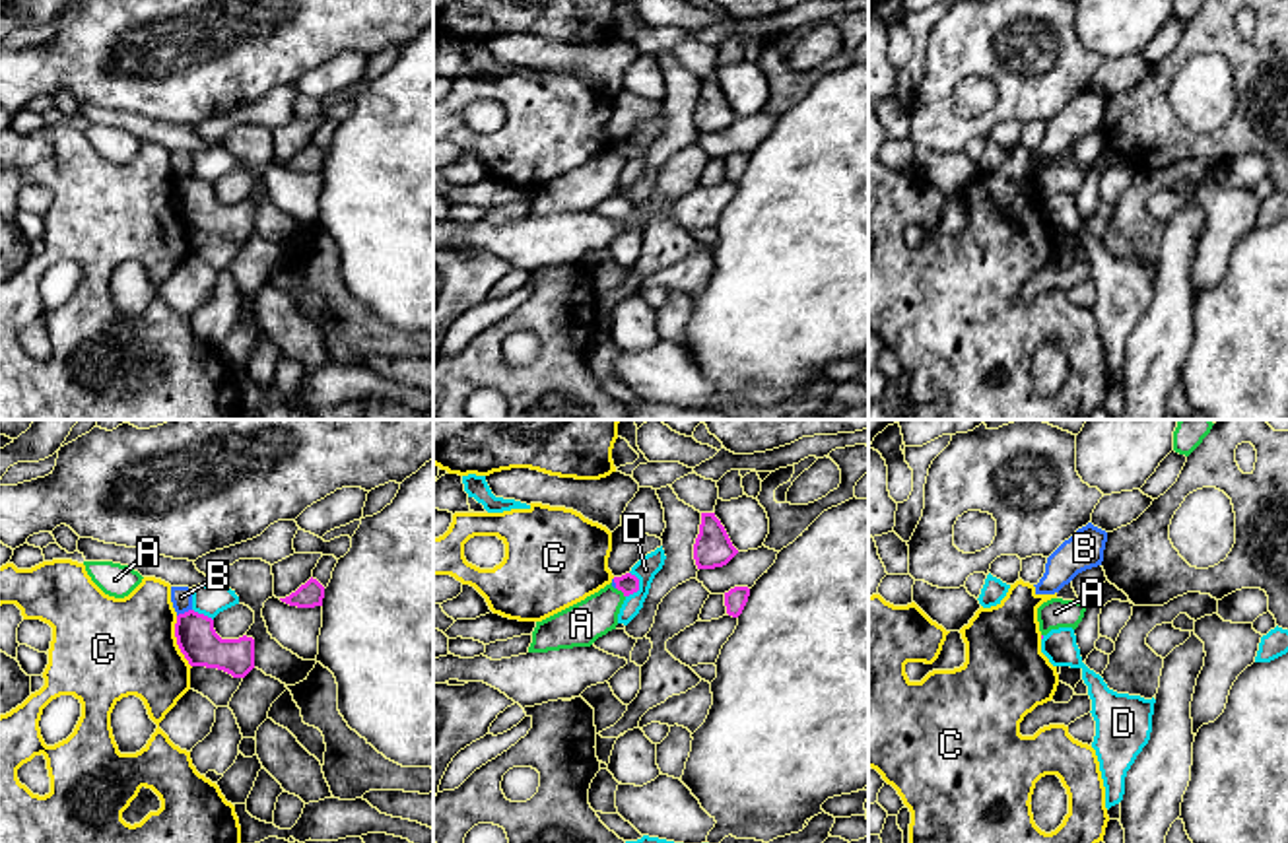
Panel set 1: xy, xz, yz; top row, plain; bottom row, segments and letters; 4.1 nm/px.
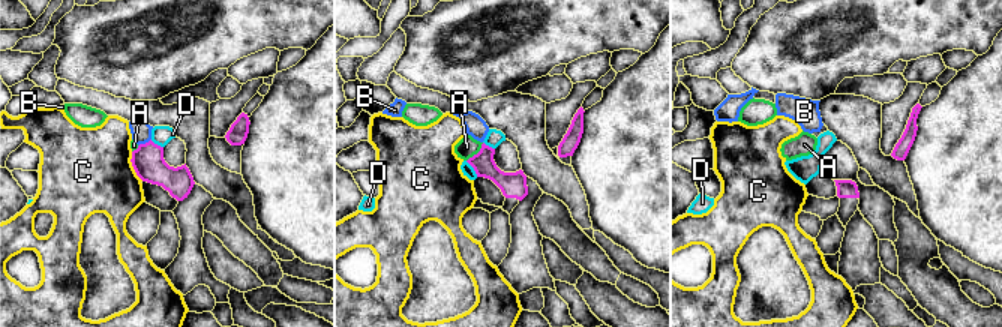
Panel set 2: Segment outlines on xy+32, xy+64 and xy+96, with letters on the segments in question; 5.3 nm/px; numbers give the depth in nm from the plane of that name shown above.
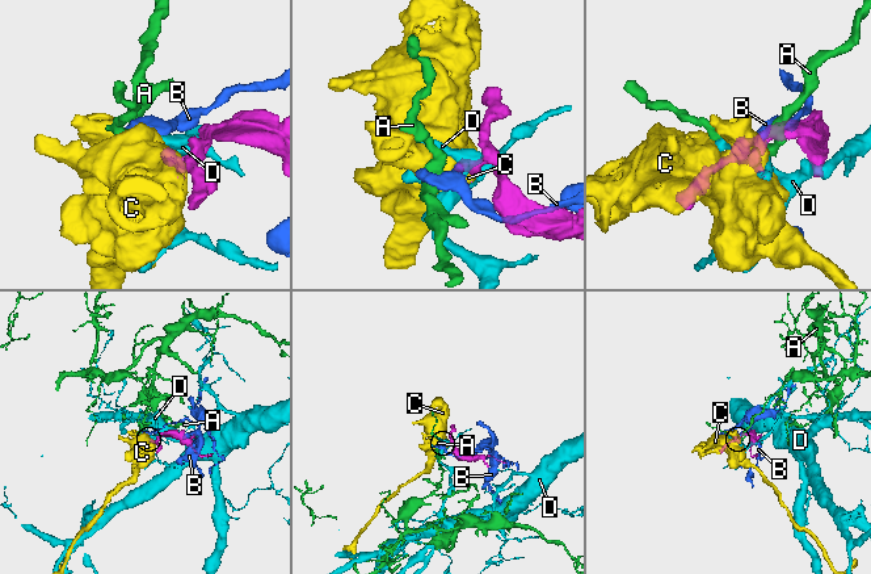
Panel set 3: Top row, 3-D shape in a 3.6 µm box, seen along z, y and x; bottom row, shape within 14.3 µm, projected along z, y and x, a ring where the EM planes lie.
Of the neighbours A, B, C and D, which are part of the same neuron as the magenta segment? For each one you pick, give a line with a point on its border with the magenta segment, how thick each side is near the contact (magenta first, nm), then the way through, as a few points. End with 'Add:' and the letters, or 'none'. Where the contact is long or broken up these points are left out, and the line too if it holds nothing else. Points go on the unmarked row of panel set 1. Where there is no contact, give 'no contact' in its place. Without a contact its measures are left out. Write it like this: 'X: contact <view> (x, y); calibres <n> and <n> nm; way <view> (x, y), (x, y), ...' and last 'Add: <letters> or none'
Add: none

